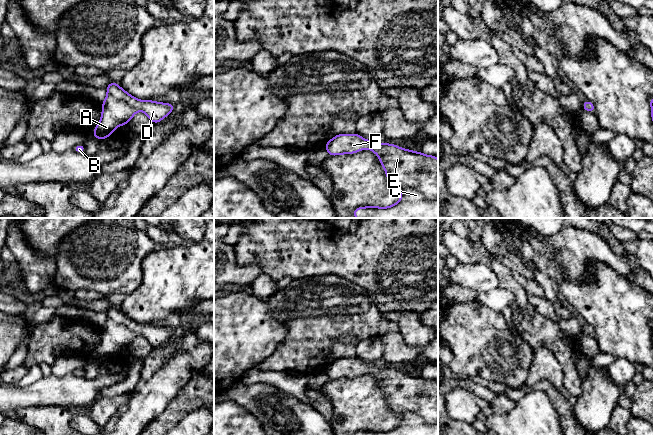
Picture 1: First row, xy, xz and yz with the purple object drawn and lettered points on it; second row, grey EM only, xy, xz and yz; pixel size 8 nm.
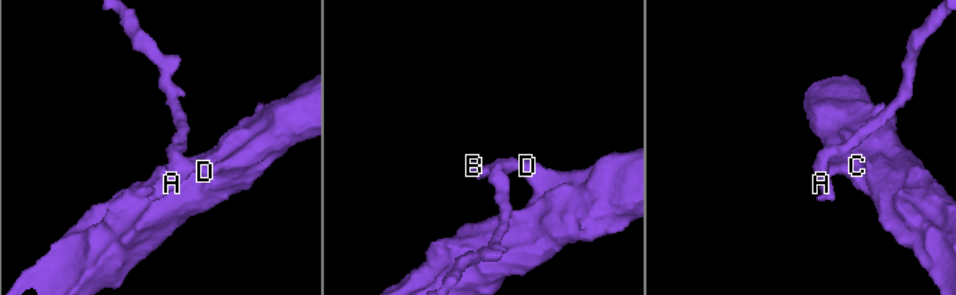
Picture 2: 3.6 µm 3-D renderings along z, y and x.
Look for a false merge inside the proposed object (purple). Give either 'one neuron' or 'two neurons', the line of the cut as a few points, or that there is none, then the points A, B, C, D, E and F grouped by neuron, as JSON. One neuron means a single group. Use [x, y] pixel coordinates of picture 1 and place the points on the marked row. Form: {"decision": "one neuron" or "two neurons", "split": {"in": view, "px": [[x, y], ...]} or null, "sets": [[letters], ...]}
{"decision": "one neuron", "split": null, "sets": [["A", "B", "C", "D", "E", "F"]]}

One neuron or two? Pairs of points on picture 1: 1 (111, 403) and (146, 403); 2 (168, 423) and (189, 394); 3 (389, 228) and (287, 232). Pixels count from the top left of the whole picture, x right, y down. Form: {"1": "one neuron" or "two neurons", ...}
{"1": "two neurons", "2": "one neuron", "3": "one neuron"}

